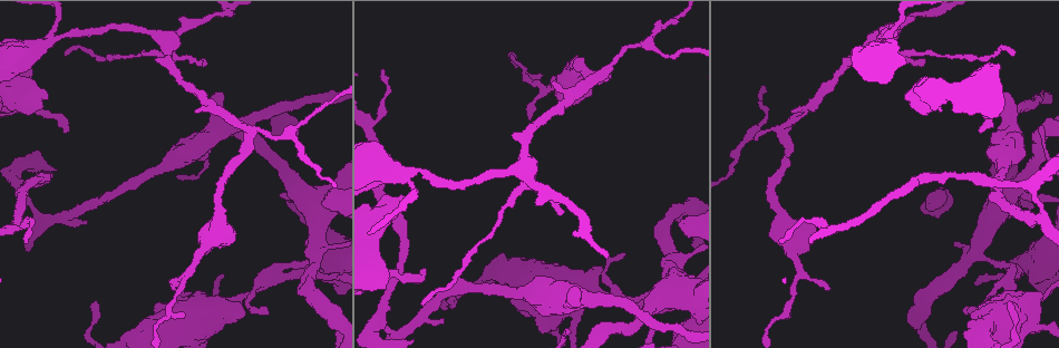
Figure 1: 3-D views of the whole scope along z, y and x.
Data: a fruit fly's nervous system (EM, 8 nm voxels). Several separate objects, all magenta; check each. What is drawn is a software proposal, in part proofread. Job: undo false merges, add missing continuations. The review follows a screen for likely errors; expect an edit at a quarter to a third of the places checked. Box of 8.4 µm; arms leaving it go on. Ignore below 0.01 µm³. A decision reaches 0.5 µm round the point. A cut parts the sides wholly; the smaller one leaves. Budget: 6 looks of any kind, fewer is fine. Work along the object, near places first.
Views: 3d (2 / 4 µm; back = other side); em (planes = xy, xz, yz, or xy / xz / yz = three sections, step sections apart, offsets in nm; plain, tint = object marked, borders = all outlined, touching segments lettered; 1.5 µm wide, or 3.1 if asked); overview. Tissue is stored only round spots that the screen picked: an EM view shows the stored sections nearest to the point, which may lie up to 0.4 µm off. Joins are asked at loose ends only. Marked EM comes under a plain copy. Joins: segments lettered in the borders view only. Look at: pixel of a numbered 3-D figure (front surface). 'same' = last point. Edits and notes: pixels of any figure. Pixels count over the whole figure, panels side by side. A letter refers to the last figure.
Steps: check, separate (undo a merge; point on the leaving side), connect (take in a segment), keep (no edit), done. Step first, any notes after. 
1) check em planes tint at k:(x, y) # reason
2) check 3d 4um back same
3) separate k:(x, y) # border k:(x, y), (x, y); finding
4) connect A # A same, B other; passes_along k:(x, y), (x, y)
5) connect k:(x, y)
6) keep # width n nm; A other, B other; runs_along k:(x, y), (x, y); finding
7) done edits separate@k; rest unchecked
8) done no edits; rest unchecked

check em planes borders at 1:(173, 289) # branch stops here

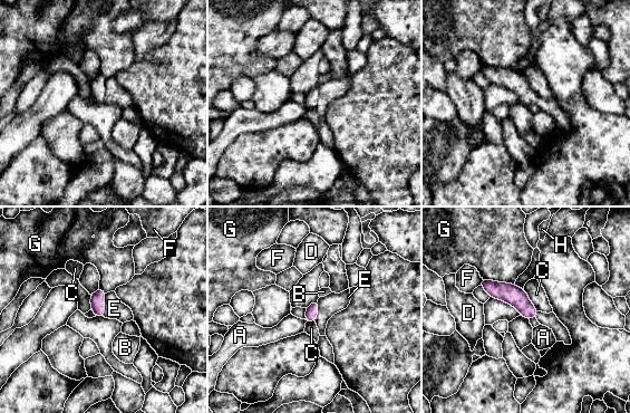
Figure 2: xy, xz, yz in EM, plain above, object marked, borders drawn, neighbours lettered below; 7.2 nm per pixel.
keep # A other, B other, C other, D other, E other, F other, G other, H other; none of them fits

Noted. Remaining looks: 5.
check em xz step 4 tint at 1:(406, 173) # two arms in line, one across

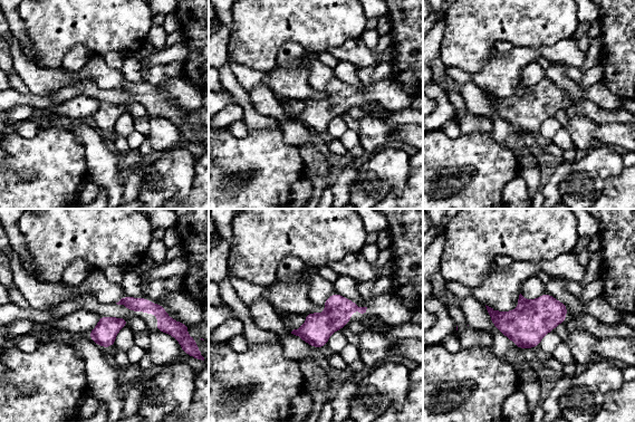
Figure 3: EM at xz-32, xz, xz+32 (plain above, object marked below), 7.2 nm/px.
check em xy step 4 tint same # another direction

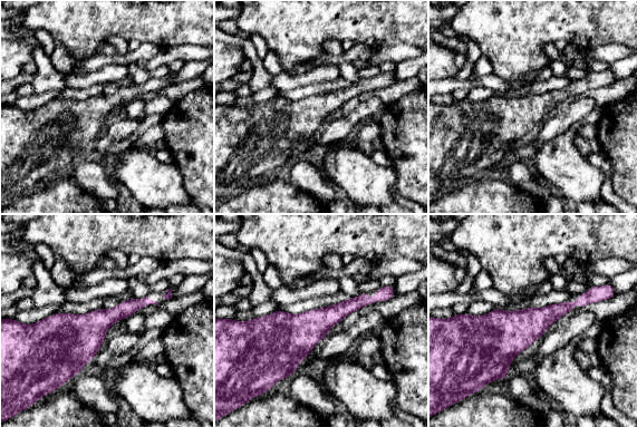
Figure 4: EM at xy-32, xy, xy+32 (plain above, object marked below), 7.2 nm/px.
check em xy step 4 borders same

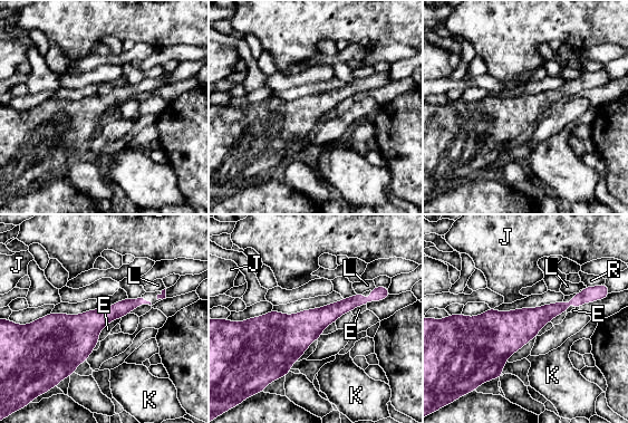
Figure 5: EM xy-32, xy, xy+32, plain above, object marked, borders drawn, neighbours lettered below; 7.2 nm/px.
keep # width 200 nm; E other, J other, K other, L other, R other; border 5:(121, 317), (99, 333), (99, 340); all the same neuron

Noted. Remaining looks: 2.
check 3d 4um at 1:(377, 324) # thin neck

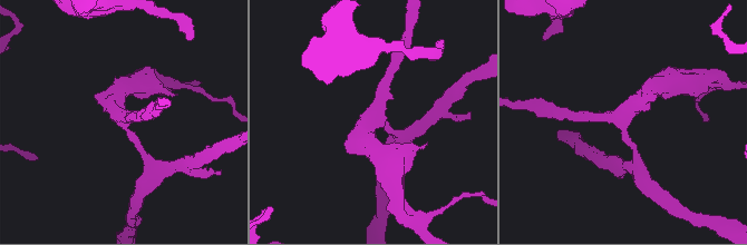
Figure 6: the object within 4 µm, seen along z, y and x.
check em yz step 4 borders at 6:(125, 122)

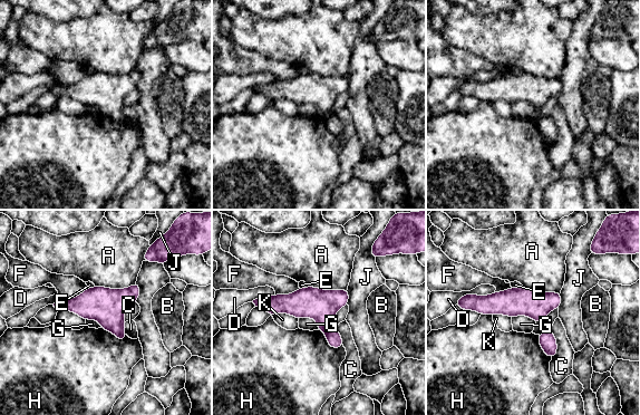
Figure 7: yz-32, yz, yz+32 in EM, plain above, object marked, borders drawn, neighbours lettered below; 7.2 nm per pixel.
separate 7:(321, 305) # A other, B other, C other, D other, E other, F other, G other, H other, J other, K other; part_leaving 7:(559, 298), (544, 302), (468, 302); two neurons meet here

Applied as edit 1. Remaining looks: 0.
done edits separate@7; rest unchecked

